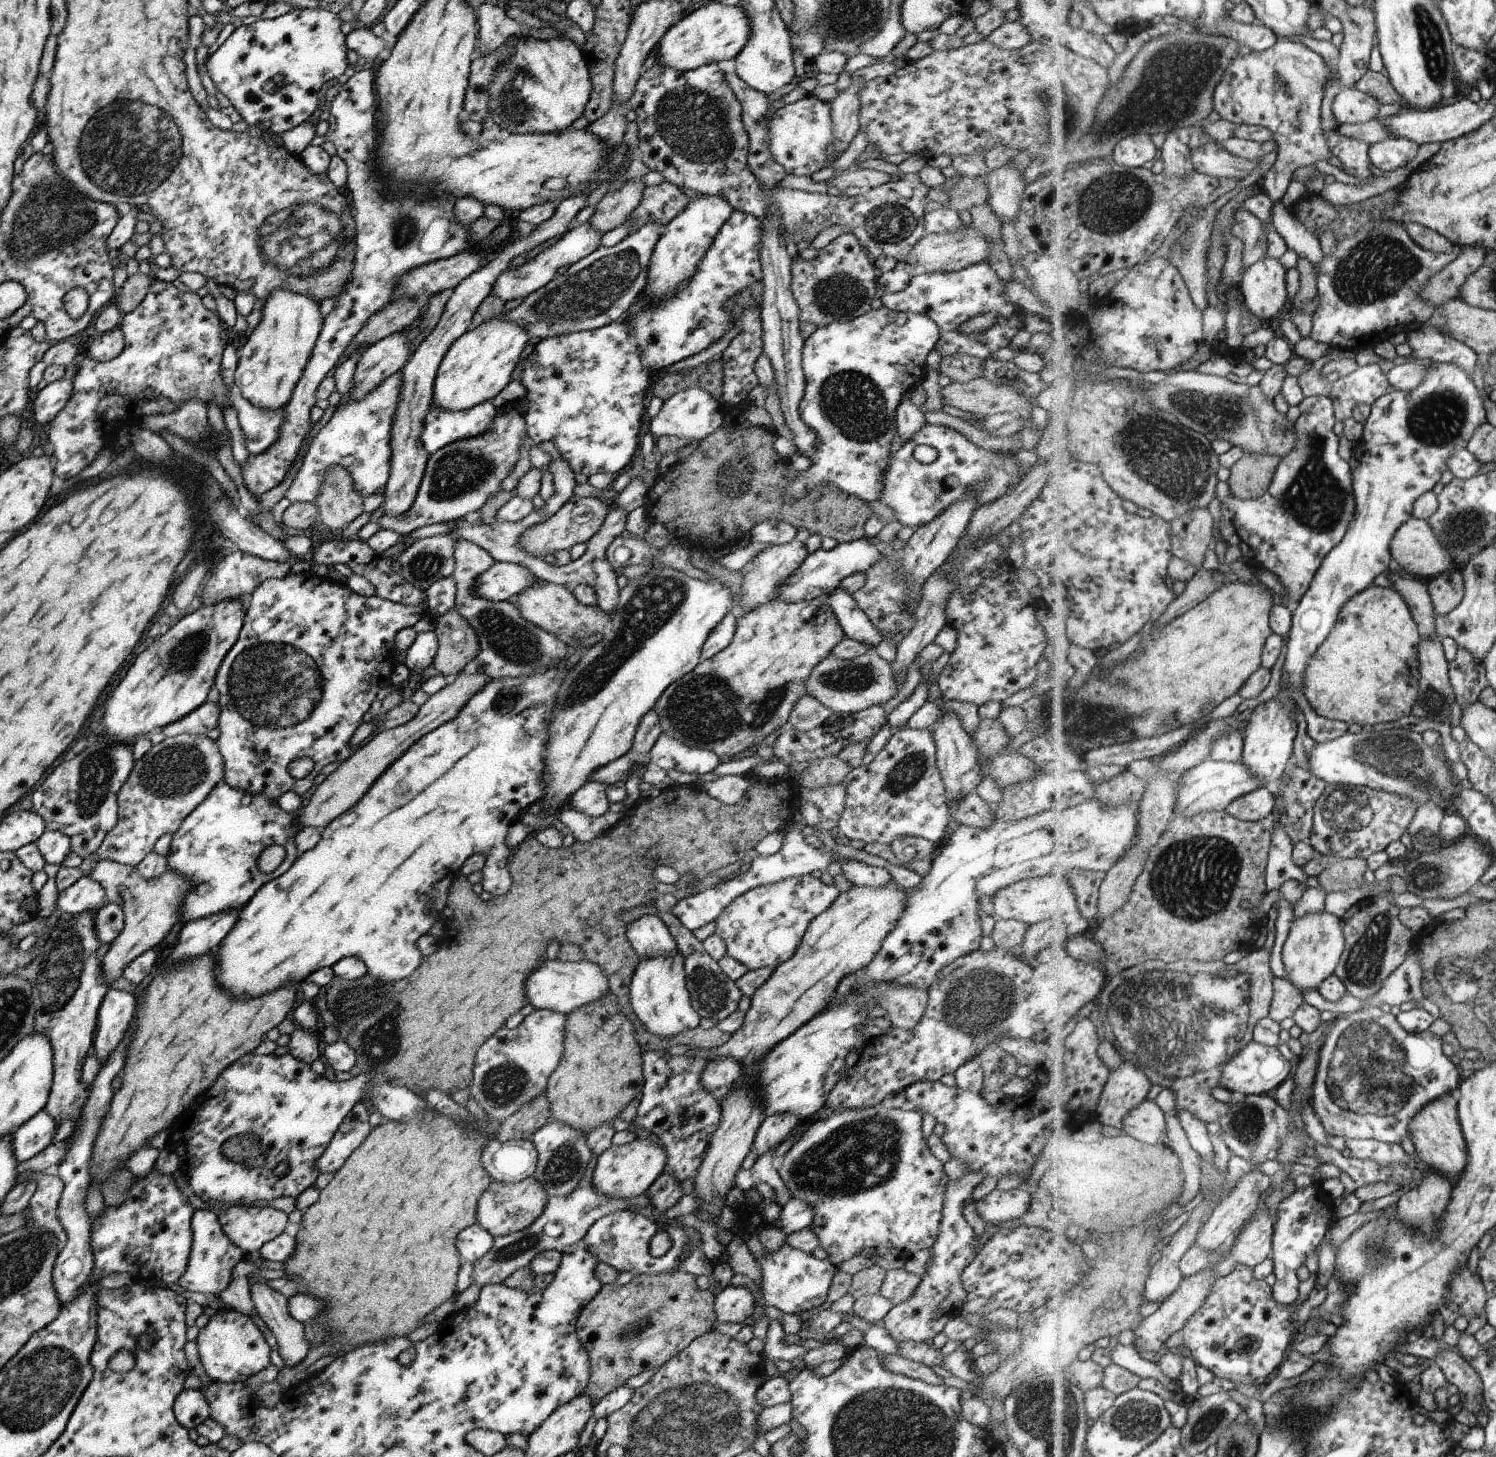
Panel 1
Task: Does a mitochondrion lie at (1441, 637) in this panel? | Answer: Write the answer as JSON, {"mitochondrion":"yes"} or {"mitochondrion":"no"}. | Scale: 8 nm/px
{"mitochondrion":"no"}

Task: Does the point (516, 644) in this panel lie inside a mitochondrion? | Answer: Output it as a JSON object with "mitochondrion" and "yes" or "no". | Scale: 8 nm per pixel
{"mitochondrion":"yes"}

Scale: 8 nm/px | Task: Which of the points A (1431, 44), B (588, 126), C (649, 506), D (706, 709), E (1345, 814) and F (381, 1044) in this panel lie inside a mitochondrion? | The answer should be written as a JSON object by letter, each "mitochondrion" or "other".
{"A":"mitochondrion","B":"other","C":"other","D":"mitochondrion","E":"mitochondrion","F":"mitochondrion"}

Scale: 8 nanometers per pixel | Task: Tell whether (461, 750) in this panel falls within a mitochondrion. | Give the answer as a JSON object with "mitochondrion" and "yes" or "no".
{"mitochondrion":"no"}

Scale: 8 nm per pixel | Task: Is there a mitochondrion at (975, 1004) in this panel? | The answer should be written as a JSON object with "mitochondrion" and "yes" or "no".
{"mitochondrion":"yes"}

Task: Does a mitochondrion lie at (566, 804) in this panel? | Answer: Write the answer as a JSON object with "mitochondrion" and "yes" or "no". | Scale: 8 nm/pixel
{"mitochondrion":"no"}

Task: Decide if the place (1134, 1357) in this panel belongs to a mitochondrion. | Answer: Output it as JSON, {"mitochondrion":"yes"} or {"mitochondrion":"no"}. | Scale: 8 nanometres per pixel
{"mitochondrion":"no"}

